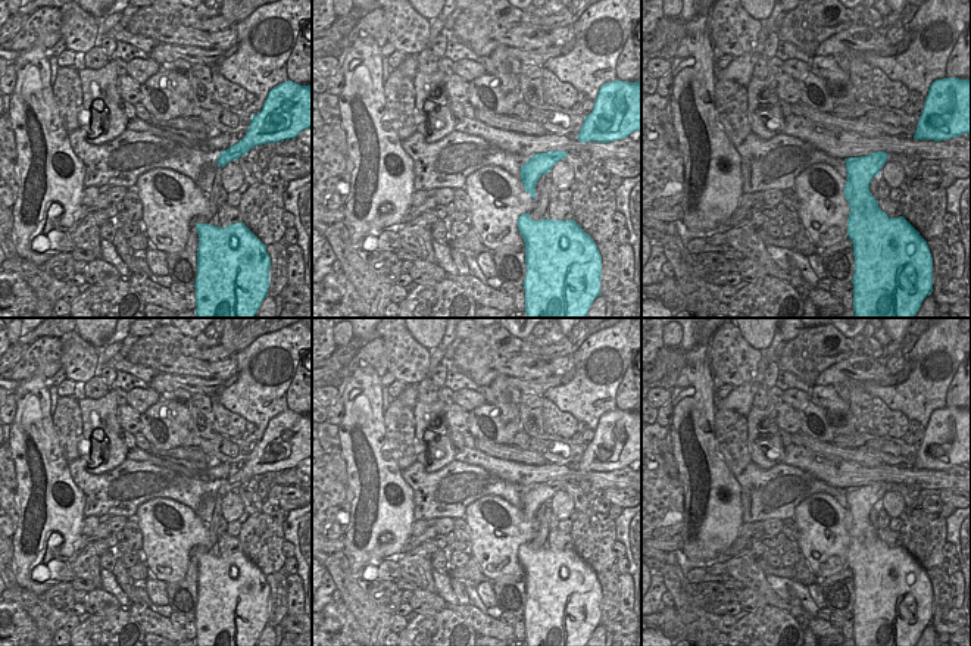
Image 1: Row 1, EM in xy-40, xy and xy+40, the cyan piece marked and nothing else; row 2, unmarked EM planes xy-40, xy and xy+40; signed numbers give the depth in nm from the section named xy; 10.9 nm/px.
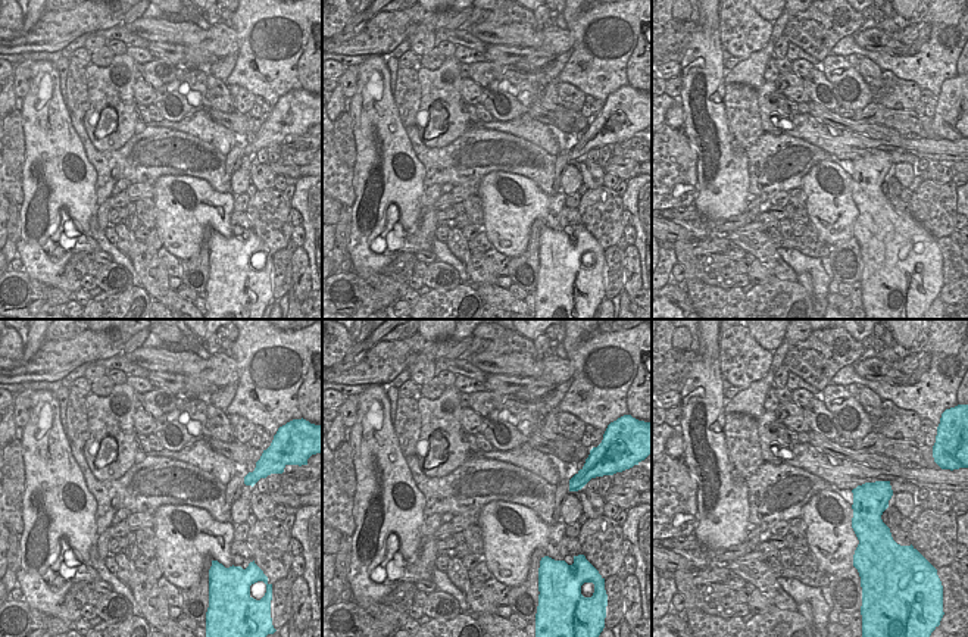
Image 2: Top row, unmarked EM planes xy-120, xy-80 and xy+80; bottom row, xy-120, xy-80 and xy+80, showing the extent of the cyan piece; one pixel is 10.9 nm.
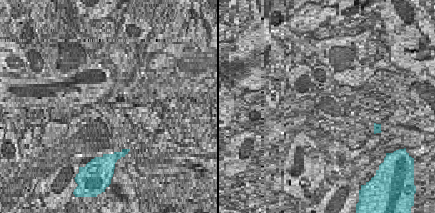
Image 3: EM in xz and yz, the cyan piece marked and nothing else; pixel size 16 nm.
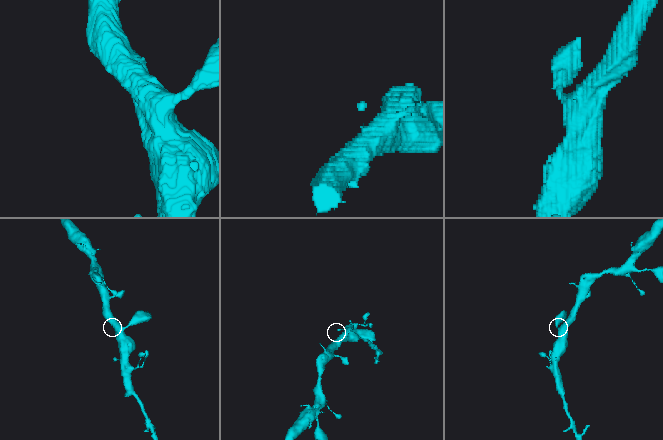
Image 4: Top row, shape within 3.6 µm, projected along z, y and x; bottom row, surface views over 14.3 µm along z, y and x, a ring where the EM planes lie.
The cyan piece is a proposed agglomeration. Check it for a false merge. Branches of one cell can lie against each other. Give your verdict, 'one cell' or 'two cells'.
one cell

